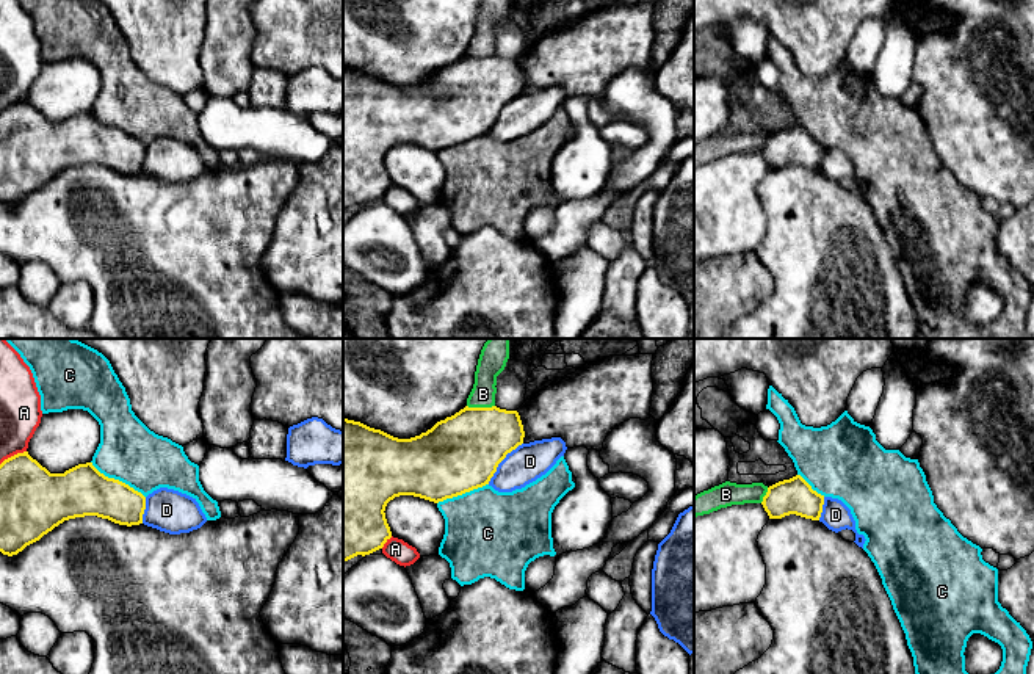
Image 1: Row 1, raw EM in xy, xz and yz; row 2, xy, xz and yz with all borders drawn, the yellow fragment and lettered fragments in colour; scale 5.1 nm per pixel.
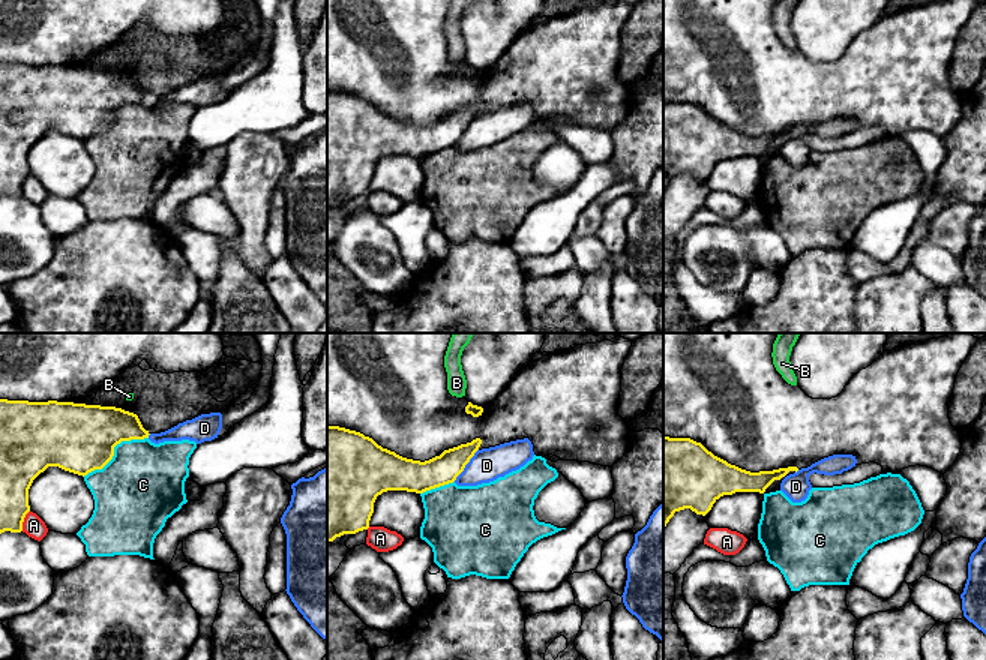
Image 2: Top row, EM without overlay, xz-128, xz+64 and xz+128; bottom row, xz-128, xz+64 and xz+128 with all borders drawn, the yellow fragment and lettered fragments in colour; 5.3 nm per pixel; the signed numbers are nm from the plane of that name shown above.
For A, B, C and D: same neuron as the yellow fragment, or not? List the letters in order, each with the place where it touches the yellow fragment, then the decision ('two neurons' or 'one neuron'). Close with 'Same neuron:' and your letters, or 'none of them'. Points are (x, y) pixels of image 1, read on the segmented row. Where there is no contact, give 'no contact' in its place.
A: xz (386, 541) | two neurons
B: xz (481, 408) | two neurons
C: xy (118, 480) | two neurons
D: xz (502, 460) | two neurons
Same neuron: none of them

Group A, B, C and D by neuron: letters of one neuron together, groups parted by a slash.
A / B / C / D

